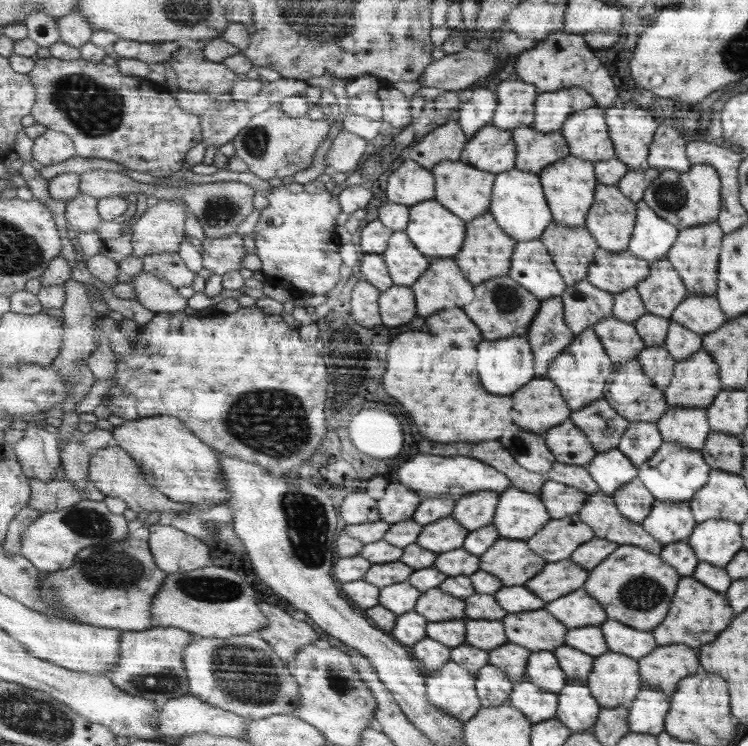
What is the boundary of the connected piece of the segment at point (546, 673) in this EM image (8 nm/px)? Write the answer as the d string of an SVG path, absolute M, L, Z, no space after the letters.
M548 650L531 653L527 664L526 680L539 685L547 692L556 694L559 694L567 683L566 674L562 672L556 656Z

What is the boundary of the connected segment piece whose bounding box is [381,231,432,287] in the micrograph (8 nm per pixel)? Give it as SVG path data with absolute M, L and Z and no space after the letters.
M404 231L392 236L392 248L381 253L394 285L412 286L430 267L432 259L412 244Z

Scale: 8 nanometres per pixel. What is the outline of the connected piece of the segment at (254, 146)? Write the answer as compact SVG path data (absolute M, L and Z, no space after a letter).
M279 105L253 116L248 124L233 138L235 155L248 165L248 170L264 180L270 178L283 179L294 176L296 172L304 170L312 162L312 154L316 152L318 144L328 134L330 122L326 117L312 120L307 116L298 118L288 116Z

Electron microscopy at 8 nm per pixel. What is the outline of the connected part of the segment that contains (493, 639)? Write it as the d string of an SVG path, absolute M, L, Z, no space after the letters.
M466 619L466 640L467 644L492 650L502 647L508 641L506 629L498 620L472 620Z

